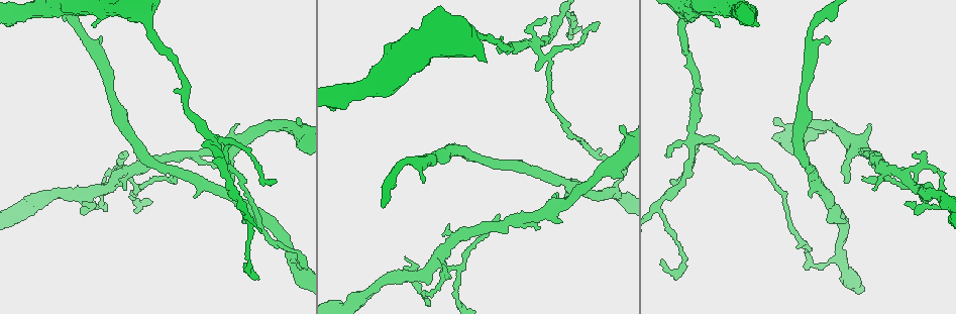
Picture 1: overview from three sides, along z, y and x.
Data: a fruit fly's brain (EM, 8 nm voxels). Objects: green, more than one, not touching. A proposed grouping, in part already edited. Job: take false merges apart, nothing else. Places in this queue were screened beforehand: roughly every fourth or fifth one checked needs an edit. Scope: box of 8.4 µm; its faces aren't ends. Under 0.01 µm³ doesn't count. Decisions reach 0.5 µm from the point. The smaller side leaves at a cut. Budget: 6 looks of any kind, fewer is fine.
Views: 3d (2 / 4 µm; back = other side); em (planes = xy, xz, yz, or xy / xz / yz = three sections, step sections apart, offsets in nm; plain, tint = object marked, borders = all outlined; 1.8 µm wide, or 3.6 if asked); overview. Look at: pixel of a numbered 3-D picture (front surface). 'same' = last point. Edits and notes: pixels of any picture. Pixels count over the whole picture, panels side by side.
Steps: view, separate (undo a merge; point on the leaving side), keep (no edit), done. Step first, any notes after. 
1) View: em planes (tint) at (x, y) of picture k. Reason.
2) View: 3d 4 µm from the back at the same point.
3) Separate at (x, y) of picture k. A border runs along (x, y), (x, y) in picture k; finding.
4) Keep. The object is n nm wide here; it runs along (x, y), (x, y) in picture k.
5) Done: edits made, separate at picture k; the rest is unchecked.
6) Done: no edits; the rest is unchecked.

View: 3d 4 µm at (143, 13) of picture 1. Calibre changes.

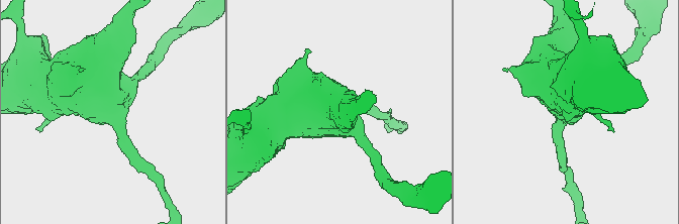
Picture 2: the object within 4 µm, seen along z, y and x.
View: em 3.6 µm xy step 4 (plain) at (114, 112) of picture 2.

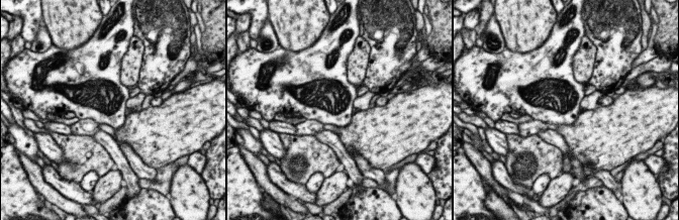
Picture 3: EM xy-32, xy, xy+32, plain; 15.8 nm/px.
View: em 3.6 µm xy step 4 (tint) at the same point.

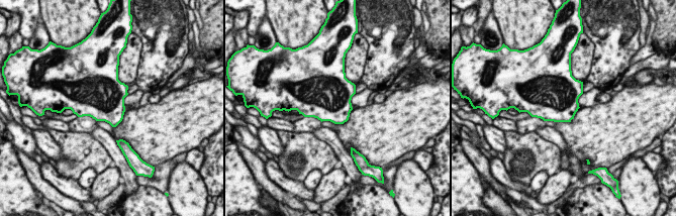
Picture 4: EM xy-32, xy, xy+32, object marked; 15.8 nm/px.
Keep. One cell here.

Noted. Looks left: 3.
View: 3d 4 µm at (292, 260) of picture 1. Three arms meet.

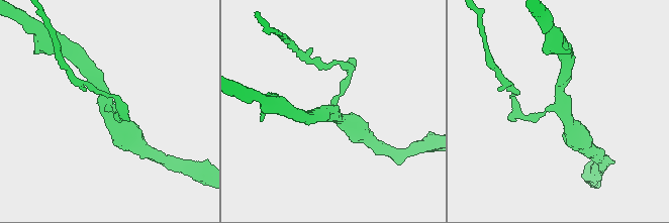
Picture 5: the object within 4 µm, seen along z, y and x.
View: em planes (tint) at (105, 107) of picture 5. 3 arms meet here; the arms are 170, 240, 380 nm wide.

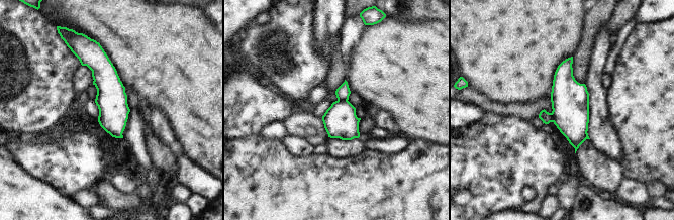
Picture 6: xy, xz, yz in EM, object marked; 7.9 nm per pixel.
Separate at (341, 121) of picture 6. The object is 260 nm wide here; the part that leaves runs along (99, 52), (119, 135) in picture 6; a second cell is stuck on.

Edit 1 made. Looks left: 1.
Done: edits made, separate at picture 6; the rest is unchecked.

